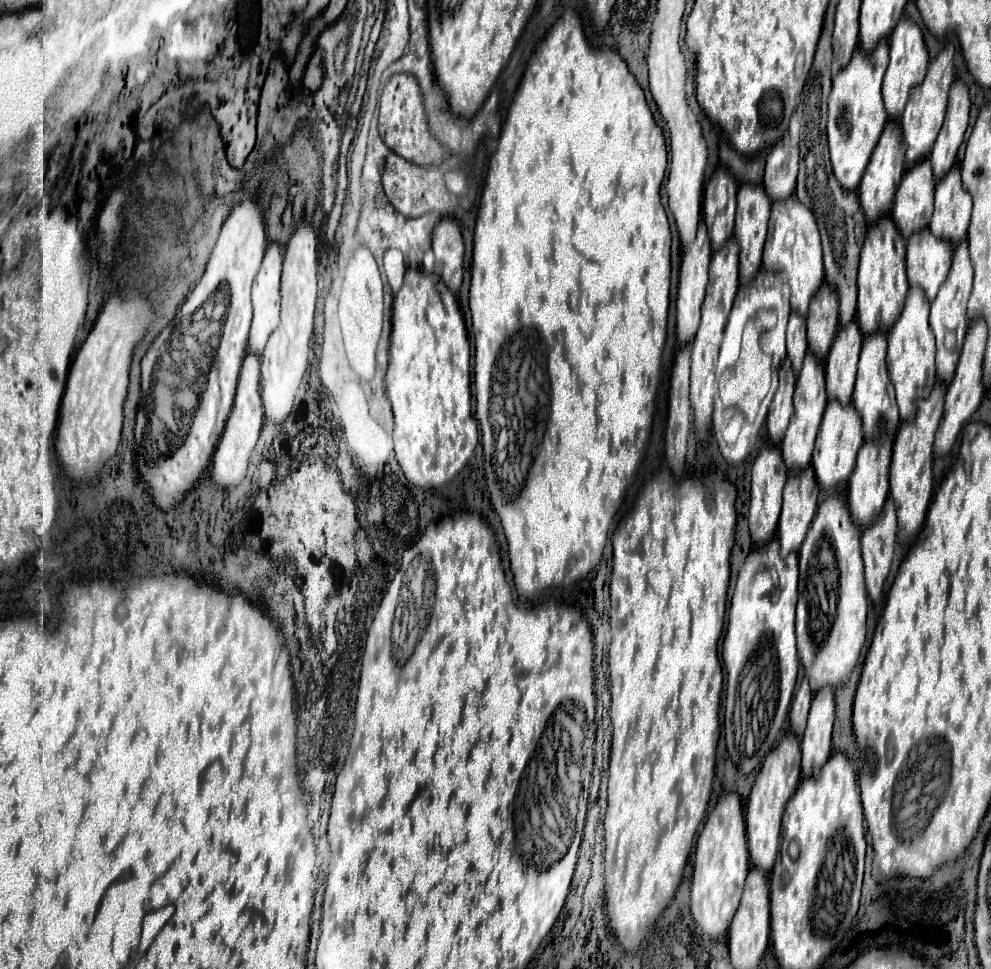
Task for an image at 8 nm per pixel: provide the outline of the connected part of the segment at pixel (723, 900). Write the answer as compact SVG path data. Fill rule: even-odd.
M736 792L720 794L714 810L708 814L706 824L696 842L694 874L690 886L690 912L698 928L710 938L722 938L728 932L730 920L738 908L742 886L750 868L742 800Z

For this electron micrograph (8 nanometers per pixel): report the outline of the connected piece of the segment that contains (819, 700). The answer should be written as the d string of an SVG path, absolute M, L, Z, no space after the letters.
M820 688L814 694L808 714L808 726L802 736L802 776L818 774L832 752L832 724L834 724L834 692Z

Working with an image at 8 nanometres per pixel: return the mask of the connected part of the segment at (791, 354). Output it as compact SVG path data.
M790 312L786 346L788 346L788 358L792 362L794 374L798 374L802 360L804 360L804 354L808 352L808 342L806 342L806 318L796 316L796 312Z

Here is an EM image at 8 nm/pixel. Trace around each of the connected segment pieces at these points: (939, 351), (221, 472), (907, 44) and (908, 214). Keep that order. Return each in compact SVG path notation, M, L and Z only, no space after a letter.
M964 238L954 248L950 274L948 274L946 282L942 284L936 300L930 304L930 328L932 328L934 338L936 338L936 368L938 368L940 380L944 380L946 384L954 376L954 370L956 370L956 364L960 358L960 350L962 350L962 342L964 342L964 334L968 328L966 304L968 304L970 290L972 290L972 264L968 258L968 240Z
M246 352L244 360L242 360L234 406L232 406L230 418L226 420L222 438L220 438L218 448L214 452L214 458L212 458L210 474L212 474L212 480L220 488L238 486L244 480L246 468L248 468L248 458L256 446L256 440L258 440L258 434L262 428L262 420L264 420L264 406L260 404L260 358L252 352Z
M902 16L890 36L890 64L888 64L886 76L884 76L884 84L882 84L882 98L884 98L884 106L886 106L890 120L900 118L900 114L908 102L910 88L920 84L920 80L924 80L924 76L926 76L928 60L930 58L928 58L928 50L926 50L920 28L916 26L916 22L910 22L908 16Z
M924 160L924 164L916 164L916 168L906 166L904 180L896 190L892 208L892 220L896 222L904 238L928 226L934 210L934 186L936 180L930 160Z

